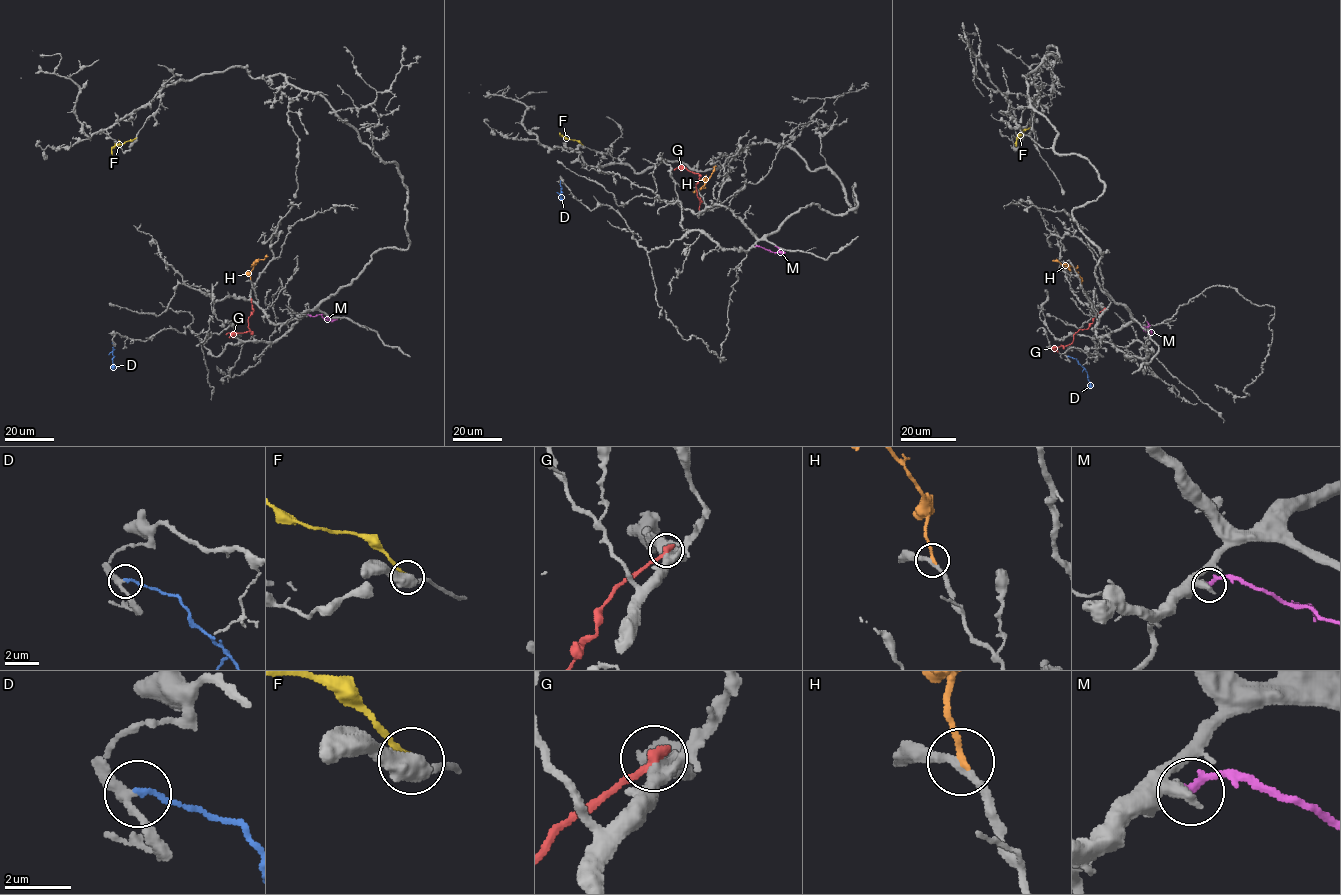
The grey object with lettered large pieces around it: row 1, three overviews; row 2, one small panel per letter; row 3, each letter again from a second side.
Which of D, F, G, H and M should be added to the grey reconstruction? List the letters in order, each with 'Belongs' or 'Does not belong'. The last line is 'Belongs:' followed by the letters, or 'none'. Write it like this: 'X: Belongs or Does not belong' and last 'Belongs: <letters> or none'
D: Does not belong
F: Does not belong
G: Does not belong
H: Belongs
M: Does not belong
Belongs: H

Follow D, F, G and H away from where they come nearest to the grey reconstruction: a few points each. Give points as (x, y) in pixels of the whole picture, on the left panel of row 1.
D: (113, 341), (112, 370)
F: (136, 138), (115, 145), (112, 155)
G: (251, 299), (254, 311), (248, 322), (251, 332), (226, 334)
H: (250, 281), (250, 272), (255, 264), (268, 256)

